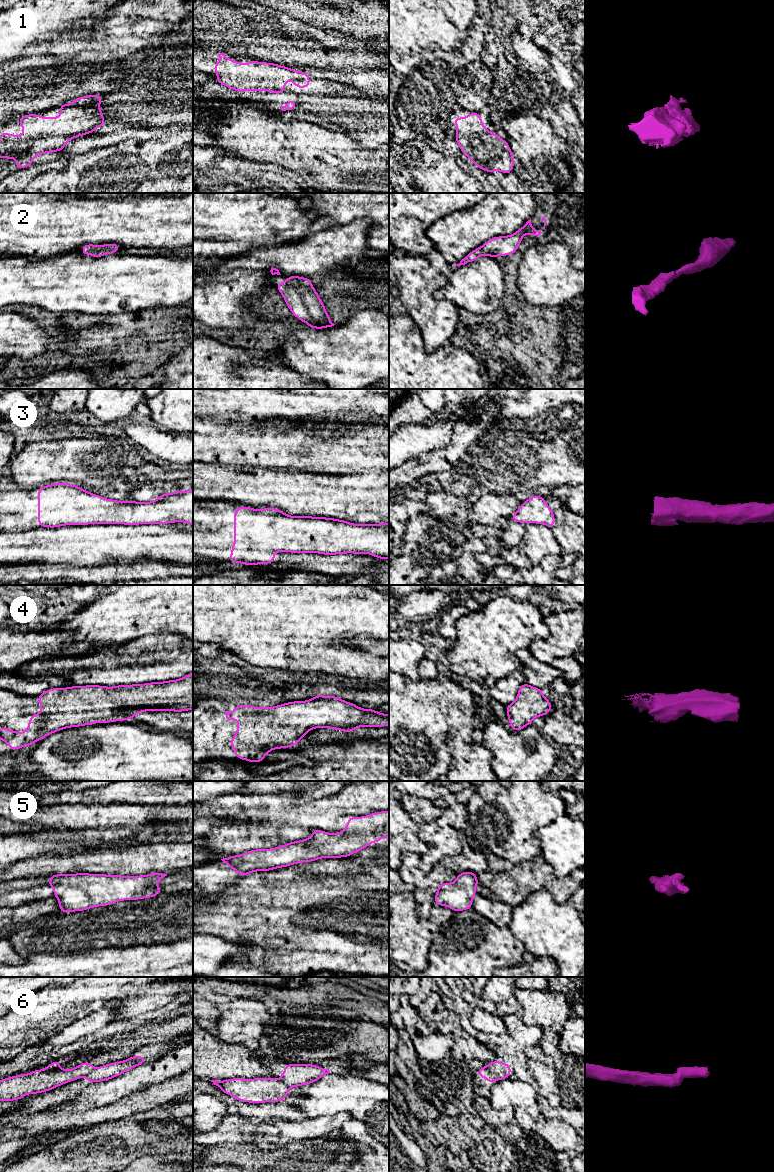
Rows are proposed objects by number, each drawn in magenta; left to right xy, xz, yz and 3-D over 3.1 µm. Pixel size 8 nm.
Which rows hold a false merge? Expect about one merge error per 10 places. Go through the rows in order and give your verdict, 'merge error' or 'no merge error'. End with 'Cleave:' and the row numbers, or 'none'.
1: no merge error
2: no merge error
3: no merge error
4: no merge error
5: no merge error
6: merge error
Cleave: 6

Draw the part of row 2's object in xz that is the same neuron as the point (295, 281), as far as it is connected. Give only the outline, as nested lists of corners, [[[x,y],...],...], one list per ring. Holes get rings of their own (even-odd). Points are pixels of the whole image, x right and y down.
[[[287,276],[286,281],[277,283],[276,287],[292,314],[309,328],[323,329],[334,326],[316,288],[311,284],[310,278]]]

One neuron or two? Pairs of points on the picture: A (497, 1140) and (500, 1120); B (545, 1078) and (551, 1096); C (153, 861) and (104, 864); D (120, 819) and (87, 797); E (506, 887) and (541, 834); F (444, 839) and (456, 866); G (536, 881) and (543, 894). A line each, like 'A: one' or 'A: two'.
A: two
B: one
C: one
D: two
E: two
F: two
G: two

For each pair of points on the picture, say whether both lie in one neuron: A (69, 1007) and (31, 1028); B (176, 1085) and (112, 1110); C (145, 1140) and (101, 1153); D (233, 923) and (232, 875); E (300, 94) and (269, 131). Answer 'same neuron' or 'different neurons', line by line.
A: same neuron
B: same neuron
C: same neuron
D: different neurons
E: different neurons

